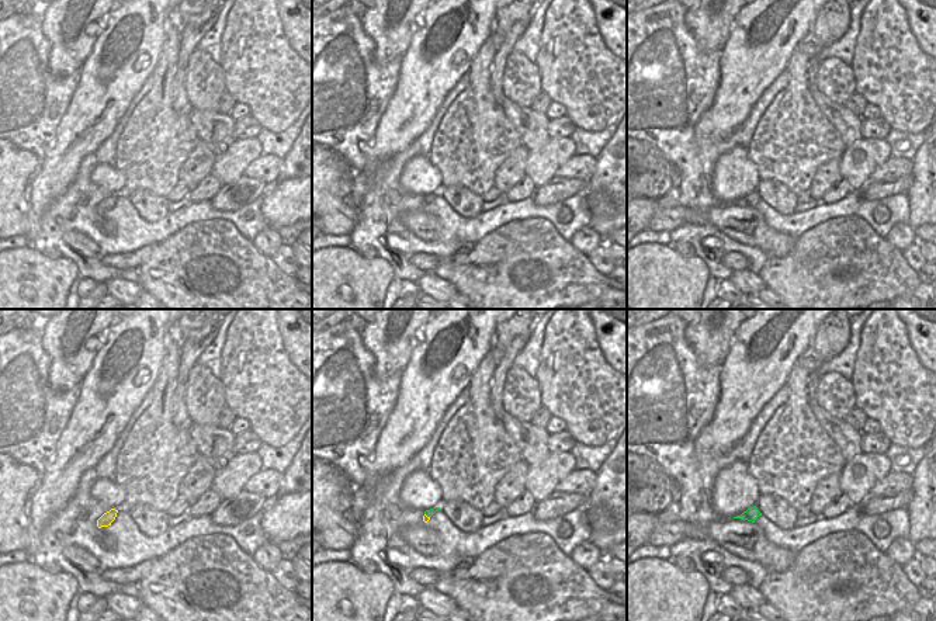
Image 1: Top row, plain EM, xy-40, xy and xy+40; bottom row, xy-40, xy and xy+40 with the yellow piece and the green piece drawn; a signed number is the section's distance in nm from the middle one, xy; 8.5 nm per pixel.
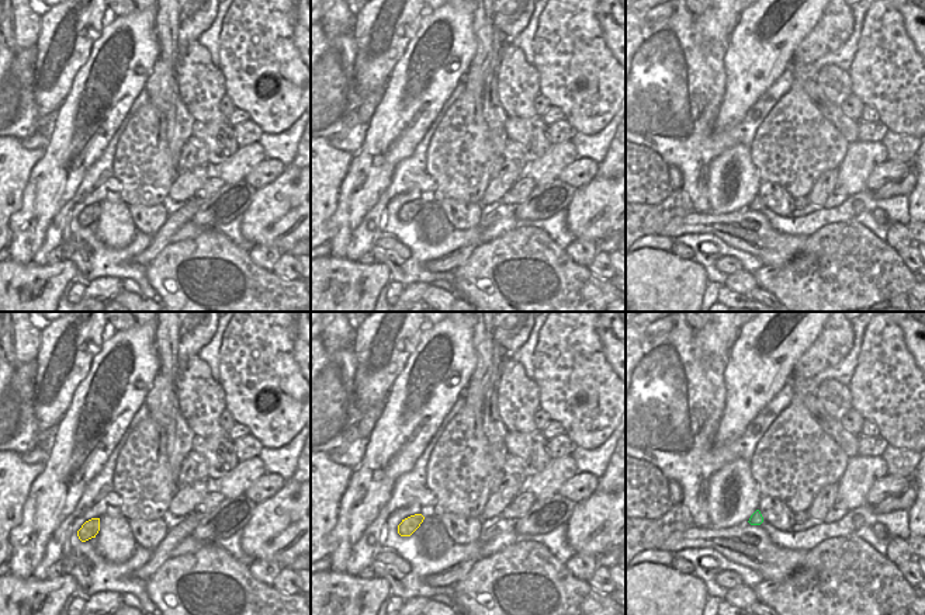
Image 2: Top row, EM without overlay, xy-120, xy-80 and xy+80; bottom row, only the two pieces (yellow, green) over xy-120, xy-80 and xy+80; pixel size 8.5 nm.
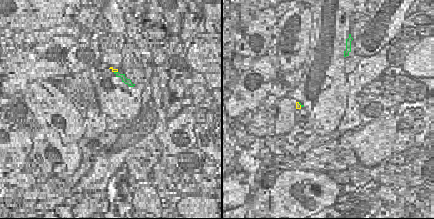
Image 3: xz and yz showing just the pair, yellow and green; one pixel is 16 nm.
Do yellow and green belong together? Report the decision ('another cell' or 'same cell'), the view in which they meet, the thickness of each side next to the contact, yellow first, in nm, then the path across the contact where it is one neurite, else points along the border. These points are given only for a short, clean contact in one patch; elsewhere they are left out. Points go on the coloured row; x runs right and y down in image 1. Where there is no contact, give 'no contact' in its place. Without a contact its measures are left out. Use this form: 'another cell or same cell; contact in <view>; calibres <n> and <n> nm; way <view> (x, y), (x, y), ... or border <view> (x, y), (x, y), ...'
same cell; contact in xy; calibres 50 and 70 nm; way xy (426, 519), (426, 516), (429, 513)

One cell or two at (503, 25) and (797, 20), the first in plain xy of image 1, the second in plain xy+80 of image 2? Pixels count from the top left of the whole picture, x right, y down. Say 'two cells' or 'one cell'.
two cells

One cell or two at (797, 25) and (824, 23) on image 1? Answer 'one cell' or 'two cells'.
two cells

